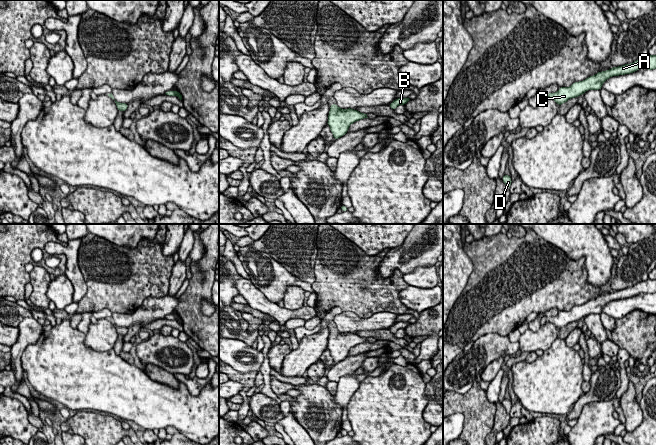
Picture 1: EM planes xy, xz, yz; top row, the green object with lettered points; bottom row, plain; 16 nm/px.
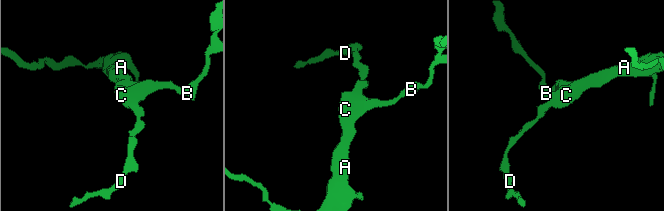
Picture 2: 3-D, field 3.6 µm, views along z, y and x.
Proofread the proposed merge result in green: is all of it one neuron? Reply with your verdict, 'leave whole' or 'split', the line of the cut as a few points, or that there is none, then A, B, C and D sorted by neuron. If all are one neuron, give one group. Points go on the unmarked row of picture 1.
leave whole | no cut | A B C D

